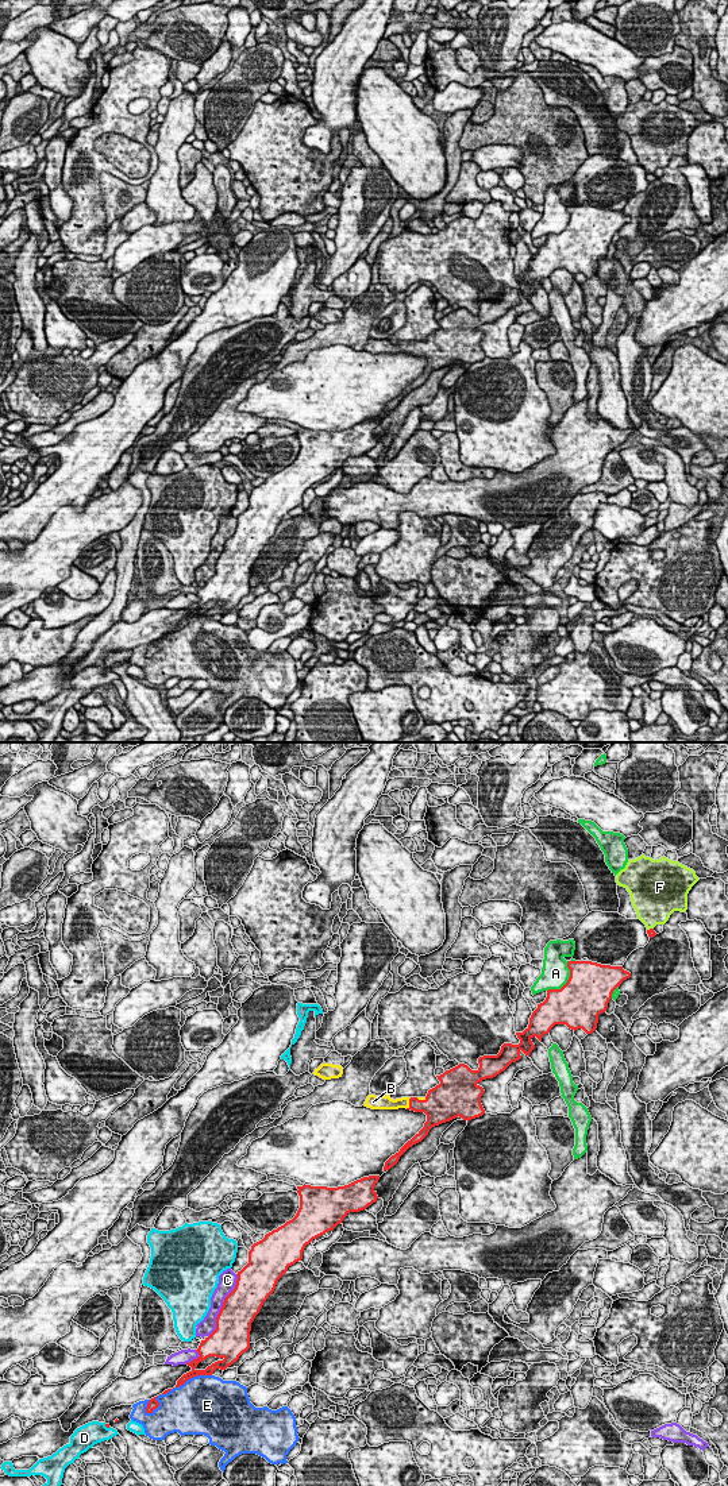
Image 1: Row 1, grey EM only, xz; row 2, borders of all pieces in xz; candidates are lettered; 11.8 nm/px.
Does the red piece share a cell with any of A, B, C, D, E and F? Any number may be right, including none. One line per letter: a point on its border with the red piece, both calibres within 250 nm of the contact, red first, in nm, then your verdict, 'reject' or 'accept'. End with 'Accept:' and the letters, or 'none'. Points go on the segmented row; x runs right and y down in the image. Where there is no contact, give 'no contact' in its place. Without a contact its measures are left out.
A: contact xz (567, 981); calibres 500 and 320 nm; reject
B: contact xz (409, 1103); calibres 200 and 130 nm; accept
C: contact xz (223, 1305); calibres 420 and 200 nm; reject
D: contact xz (107, 1427); calibres 50 and 280 nm; reject
E: contact xz (173, 1388); calibres 90 and 480 nm; reject
F: contact xz (650, 929); calibres 90 and 400 nm; reject
Accept: B

